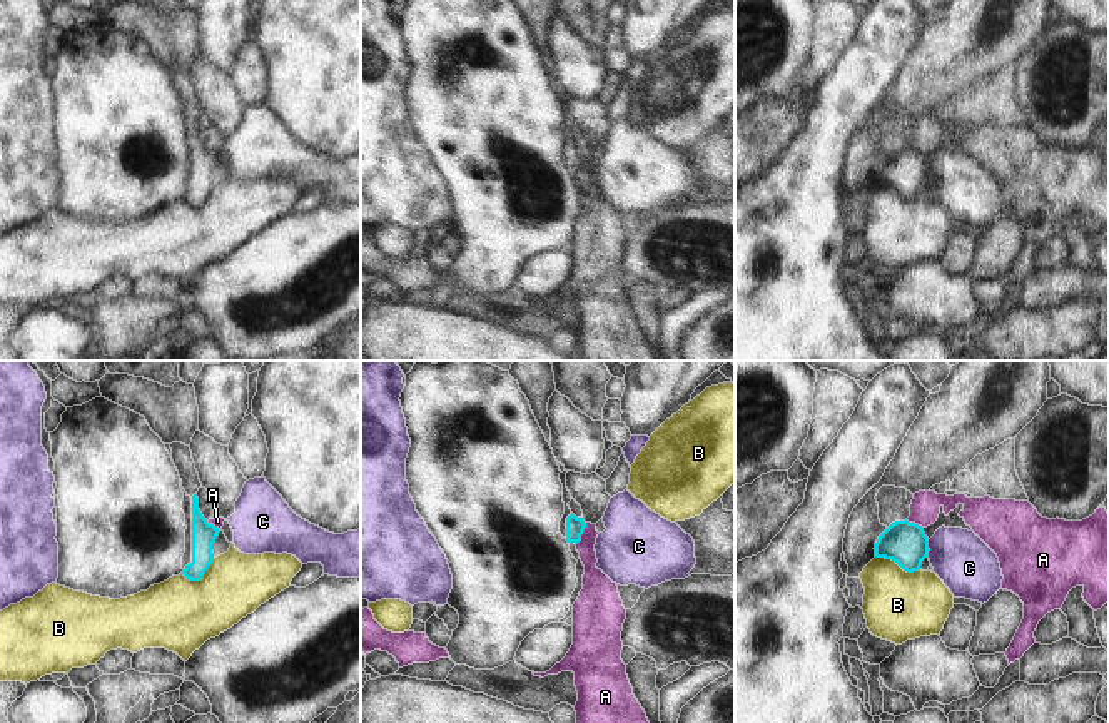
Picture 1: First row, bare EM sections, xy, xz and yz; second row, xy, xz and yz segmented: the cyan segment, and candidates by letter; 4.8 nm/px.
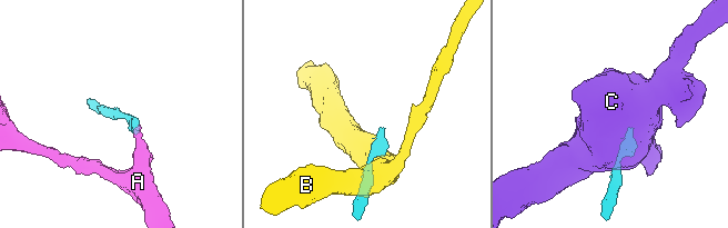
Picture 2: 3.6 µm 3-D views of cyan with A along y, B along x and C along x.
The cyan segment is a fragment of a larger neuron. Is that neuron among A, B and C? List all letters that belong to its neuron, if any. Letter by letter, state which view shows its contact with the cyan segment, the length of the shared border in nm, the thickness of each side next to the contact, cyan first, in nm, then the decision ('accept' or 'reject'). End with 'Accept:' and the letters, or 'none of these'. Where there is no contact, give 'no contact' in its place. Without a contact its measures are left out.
A: xz | 120 nm | 90/130 nm | reject
B: yz | 220 nm | 200/340 nm | reject
C: yz | 90 nm | 200/280 nm | reject
Accept: none of these

